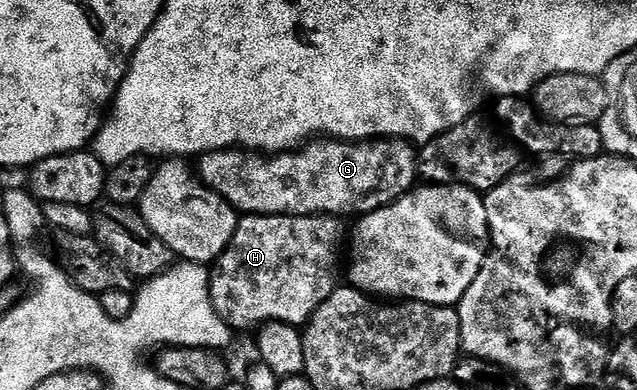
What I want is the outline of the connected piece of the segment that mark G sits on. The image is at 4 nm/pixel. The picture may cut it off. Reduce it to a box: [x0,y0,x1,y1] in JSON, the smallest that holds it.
[198,139,418,218]

